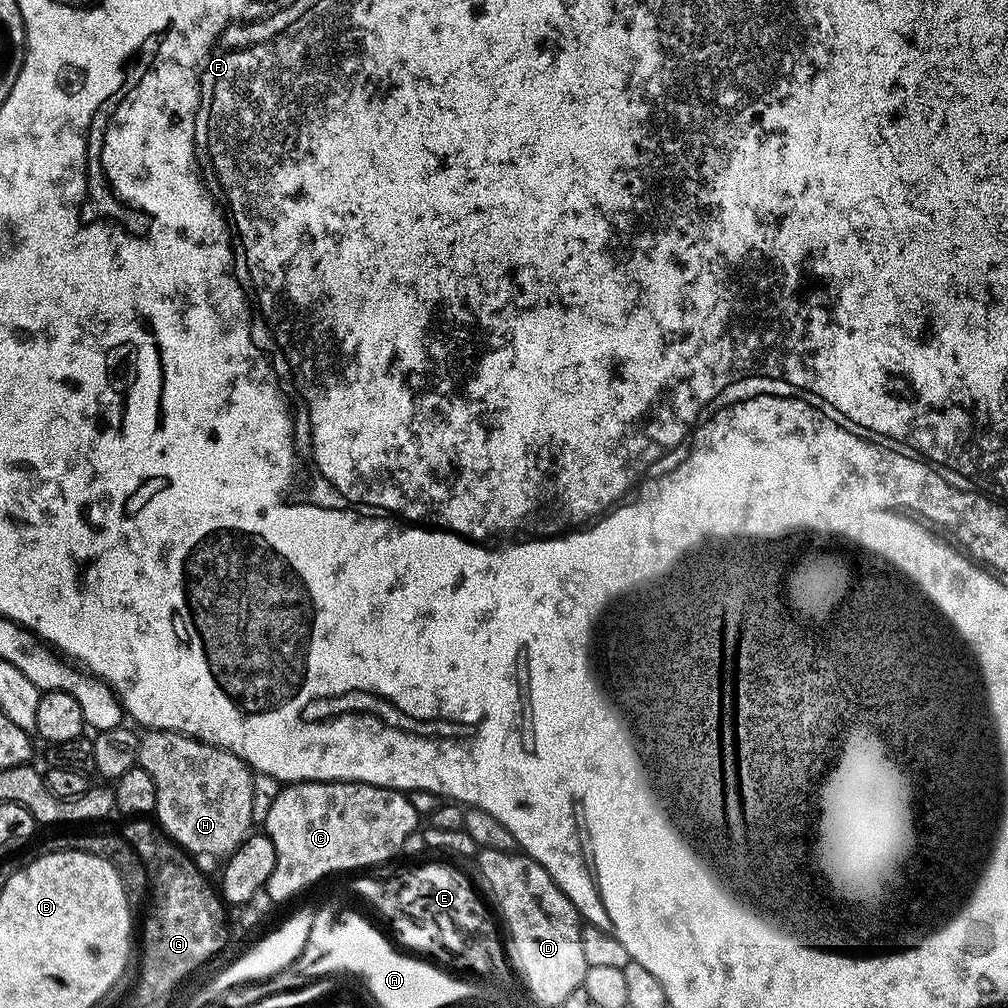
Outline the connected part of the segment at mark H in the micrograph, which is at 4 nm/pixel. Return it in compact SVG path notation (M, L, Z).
M149 731L139 737L136 764L154 778L156 791L155 823L163 828L174 843L180 845L193 857L231 856L234 849L253 831L252 807L254 806L254 790L252 789L253 771L238 759L233 752L225 748L215 748L212 744L204 744L192 736L183 736L181 732Z

